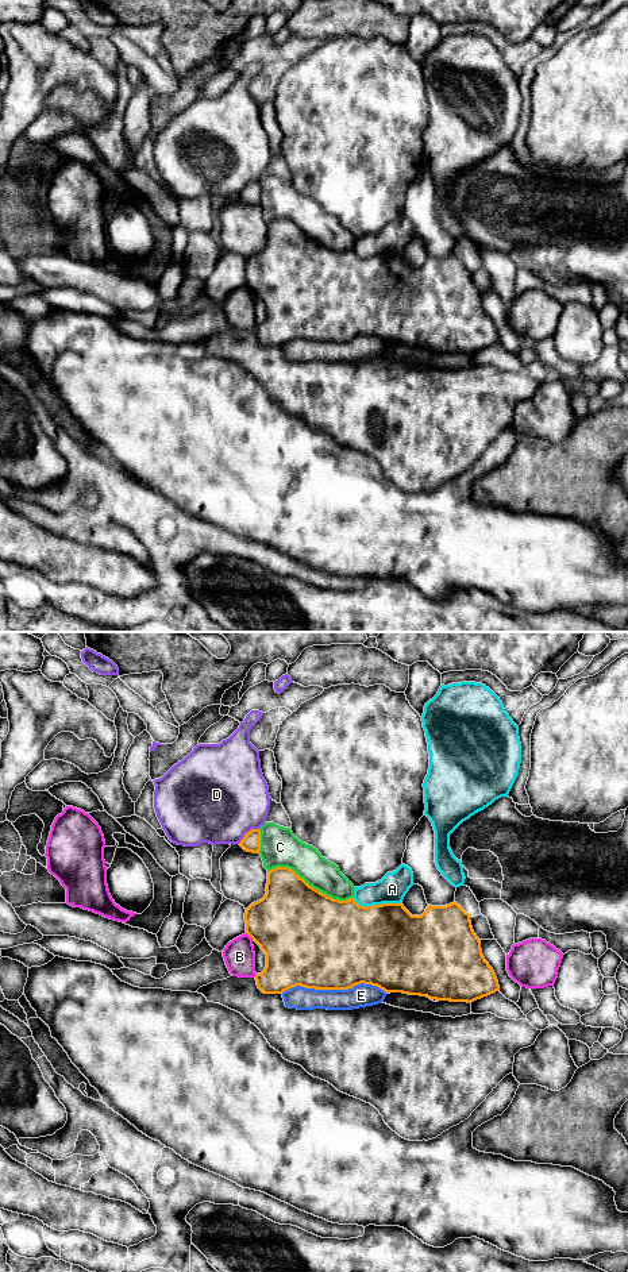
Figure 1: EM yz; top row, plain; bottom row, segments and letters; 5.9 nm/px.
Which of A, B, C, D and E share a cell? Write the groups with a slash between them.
A / B / C / D / E

